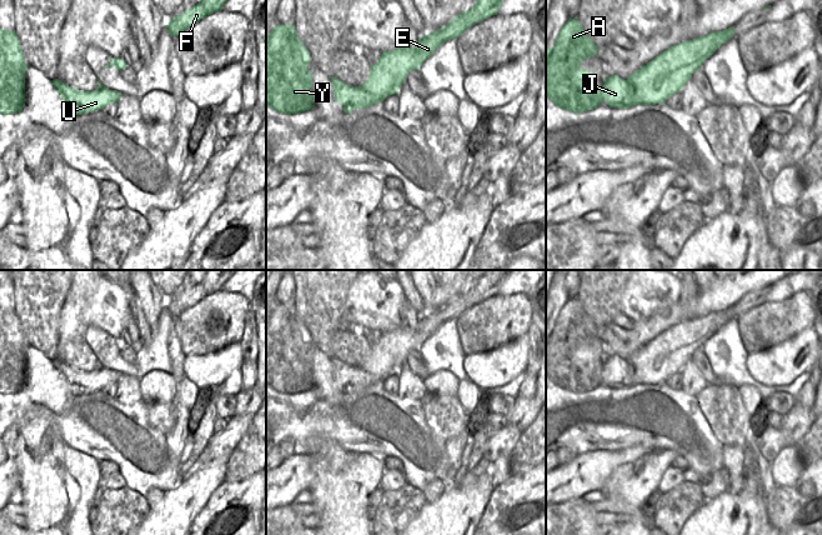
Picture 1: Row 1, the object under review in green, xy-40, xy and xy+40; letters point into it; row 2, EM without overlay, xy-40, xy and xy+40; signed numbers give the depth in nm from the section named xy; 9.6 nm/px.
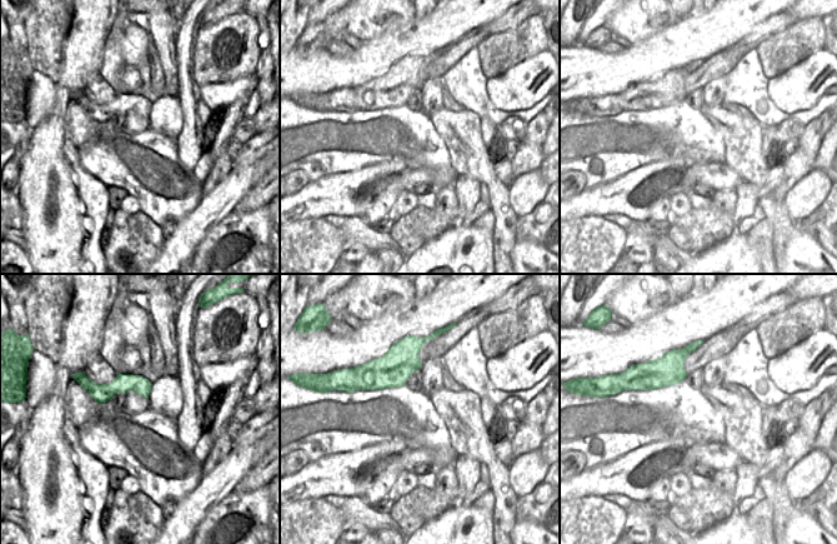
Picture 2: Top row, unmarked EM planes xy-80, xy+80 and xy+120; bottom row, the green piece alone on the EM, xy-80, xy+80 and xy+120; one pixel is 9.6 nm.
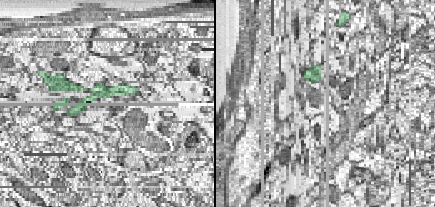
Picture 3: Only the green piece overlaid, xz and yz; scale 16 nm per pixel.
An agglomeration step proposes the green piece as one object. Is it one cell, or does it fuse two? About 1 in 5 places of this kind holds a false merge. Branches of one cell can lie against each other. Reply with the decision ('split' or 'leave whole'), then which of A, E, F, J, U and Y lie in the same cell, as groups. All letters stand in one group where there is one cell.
split | A J U Y / E F

